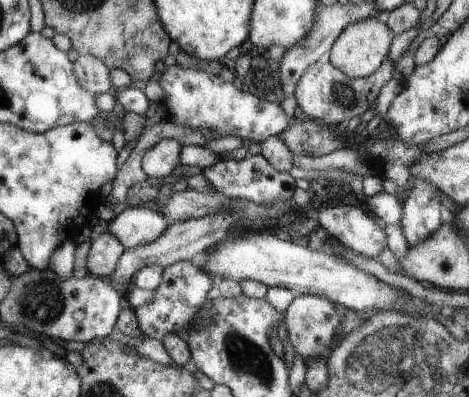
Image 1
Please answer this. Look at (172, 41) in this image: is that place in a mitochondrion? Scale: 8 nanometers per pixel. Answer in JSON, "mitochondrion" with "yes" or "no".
{"mitochondrion":"no"}

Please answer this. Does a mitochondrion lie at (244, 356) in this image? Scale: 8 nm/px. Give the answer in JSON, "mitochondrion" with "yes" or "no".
{"mitochondrion":"yes"}

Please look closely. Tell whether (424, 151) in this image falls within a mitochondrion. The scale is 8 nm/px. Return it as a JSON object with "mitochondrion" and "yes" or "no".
{"mitochondrion":"no"}

